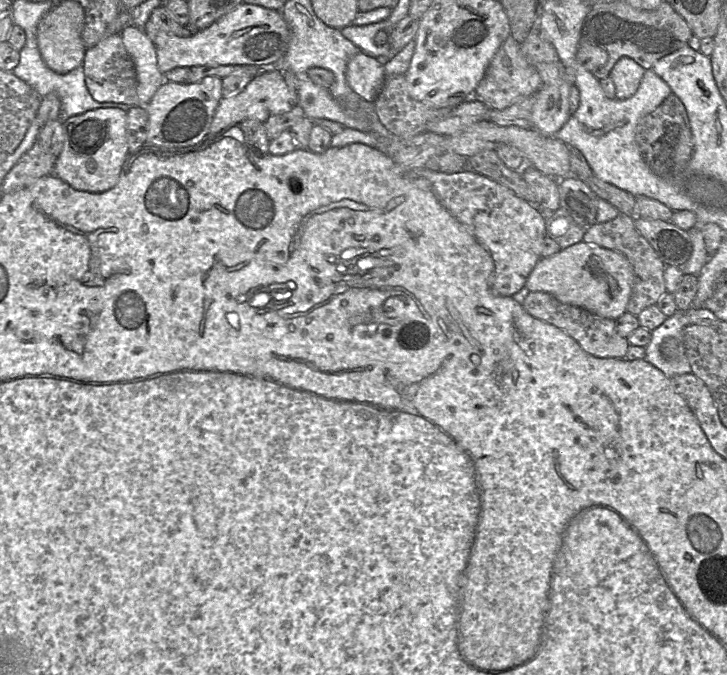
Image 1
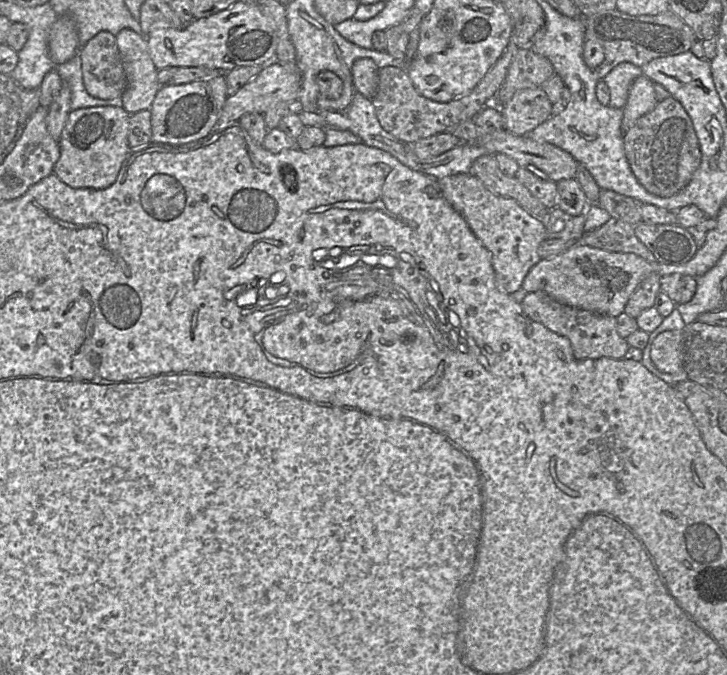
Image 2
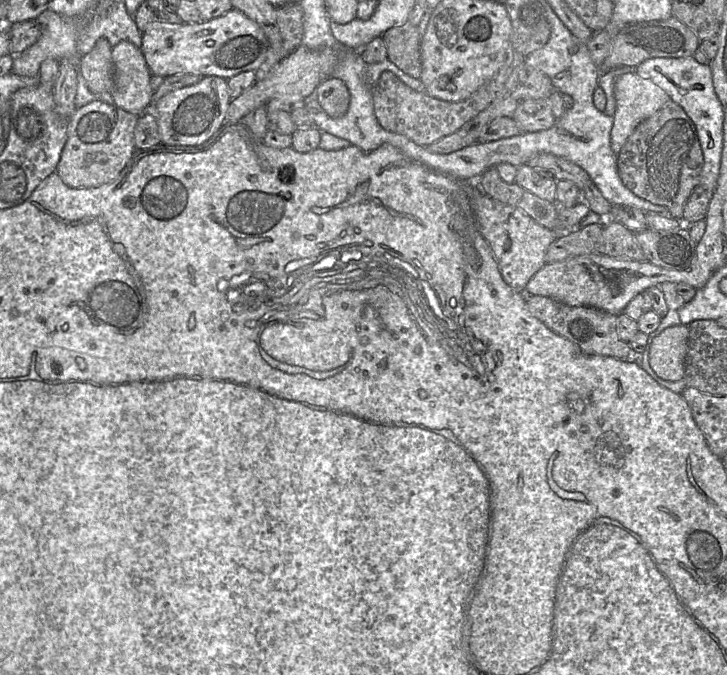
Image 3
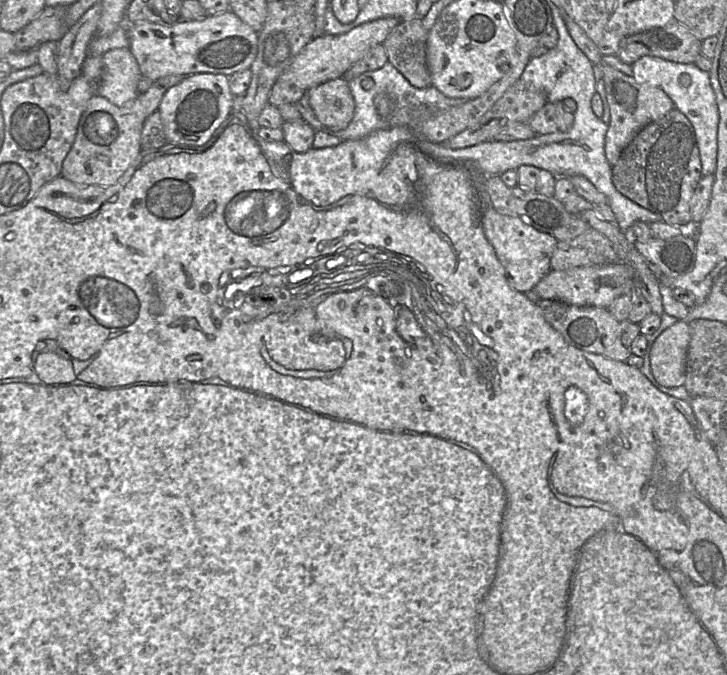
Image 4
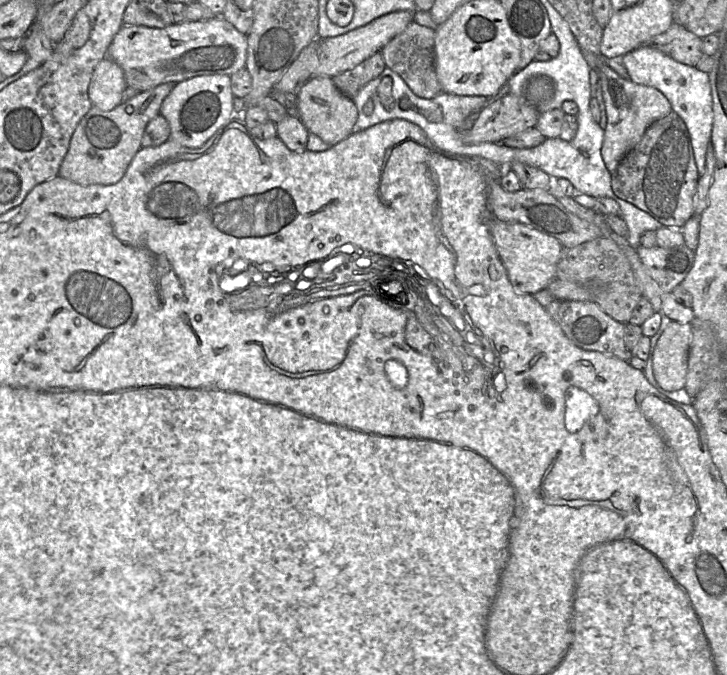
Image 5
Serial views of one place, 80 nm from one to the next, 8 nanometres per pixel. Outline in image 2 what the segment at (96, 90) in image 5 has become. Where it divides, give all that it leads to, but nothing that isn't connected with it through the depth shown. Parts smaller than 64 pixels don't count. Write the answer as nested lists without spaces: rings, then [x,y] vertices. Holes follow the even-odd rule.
[[[131,29],[116,35],[127,86],[121,95],[122,107],[131,115],[150,107],[160,89],[158,69],[151,59],[147,39]]]

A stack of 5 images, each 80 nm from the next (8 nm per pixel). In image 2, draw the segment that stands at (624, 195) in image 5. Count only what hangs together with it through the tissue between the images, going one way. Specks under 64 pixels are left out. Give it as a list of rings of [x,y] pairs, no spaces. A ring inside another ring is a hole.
[[[669,96],[649,113],[640,117],[635,125],[624,133],[624,150],[630,168],[638,182],[651,194],[670,197],[681,191],[692,179],[701,163],[700,144],[692,121],[682,104]]]

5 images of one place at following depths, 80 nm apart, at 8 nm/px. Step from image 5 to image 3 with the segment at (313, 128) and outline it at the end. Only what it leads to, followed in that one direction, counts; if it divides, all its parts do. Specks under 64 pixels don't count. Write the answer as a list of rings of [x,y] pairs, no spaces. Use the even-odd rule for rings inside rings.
[[[328,77],[315,89],[316,98],[322,109],[331,118],[346,114],[350,104],[350,93],[346,84],[339,78]]]

